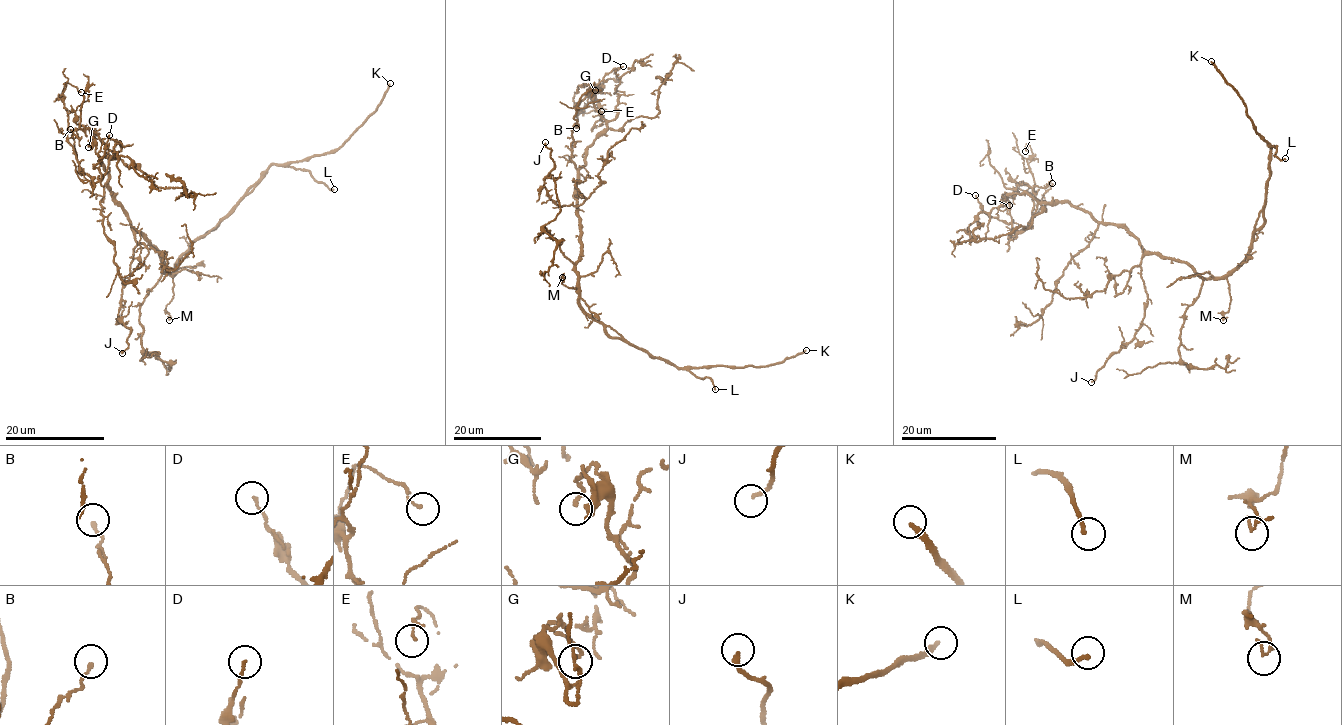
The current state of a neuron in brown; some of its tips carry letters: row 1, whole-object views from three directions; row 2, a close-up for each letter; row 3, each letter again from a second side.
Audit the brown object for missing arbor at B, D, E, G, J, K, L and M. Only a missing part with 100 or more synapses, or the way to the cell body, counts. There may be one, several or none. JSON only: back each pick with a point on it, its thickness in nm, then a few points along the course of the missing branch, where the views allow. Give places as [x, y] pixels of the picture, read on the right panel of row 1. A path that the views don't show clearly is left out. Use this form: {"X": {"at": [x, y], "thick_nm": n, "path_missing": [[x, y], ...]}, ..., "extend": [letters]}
{"K": {"at": [1211, 61], "thick_nm": 240, "path_missing": [[1211, 61], [1185, 50], [1152, 65], [1092, 163], [1035, 182], [1008, 203], [983, 211], [965, 200], [964, 148]]}, "L": {"at": [1285, 158], "thick_nm": 190}, "extend": ["K", "L"]}

